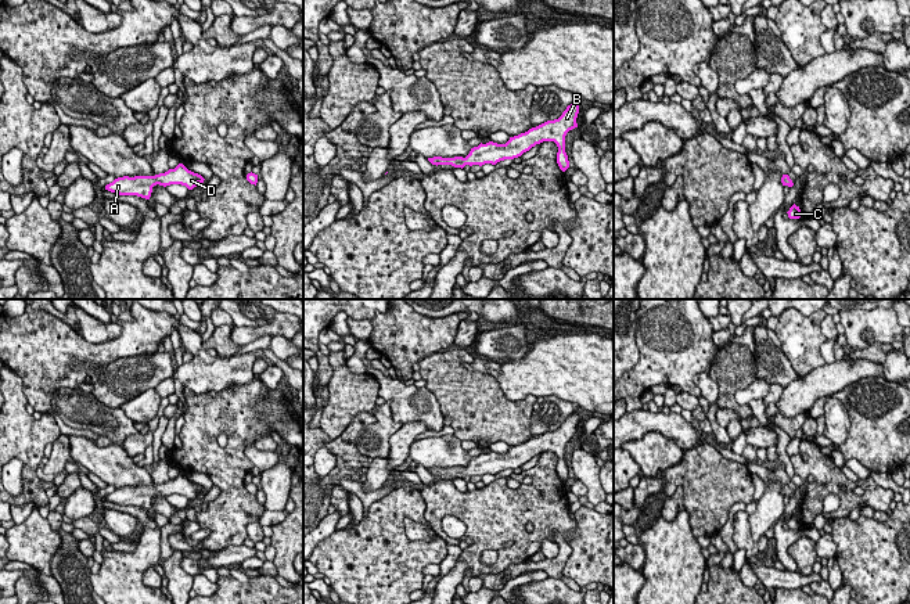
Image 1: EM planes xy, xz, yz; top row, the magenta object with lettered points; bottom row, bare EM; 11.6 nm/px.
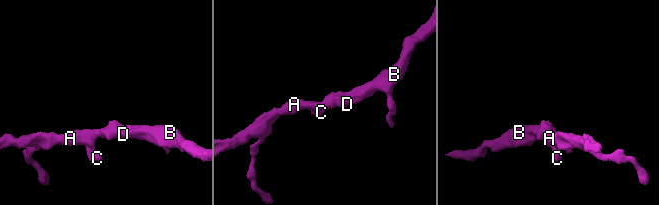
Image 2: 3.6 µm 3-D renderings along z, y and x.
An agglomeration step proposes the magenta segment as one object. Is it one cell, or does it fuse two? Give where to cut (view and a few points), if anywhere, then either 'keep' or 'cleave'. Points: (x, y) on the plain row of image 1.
no cut; keep

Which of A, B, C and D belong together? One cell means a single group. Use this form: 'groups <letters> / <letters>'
groups A B C D

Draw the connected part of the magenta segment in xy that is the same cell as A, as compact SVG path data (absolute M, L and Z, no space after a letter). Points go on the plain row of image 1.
M179 474L175 479L169 479L165 483L155 486L123 486L115 489L112 493L105 496L105 500L119 506L137 506L150 510L152 497L181 495L188 500L197 497L198 493L204 493L204 488L198 483L188 481L183 474Z

